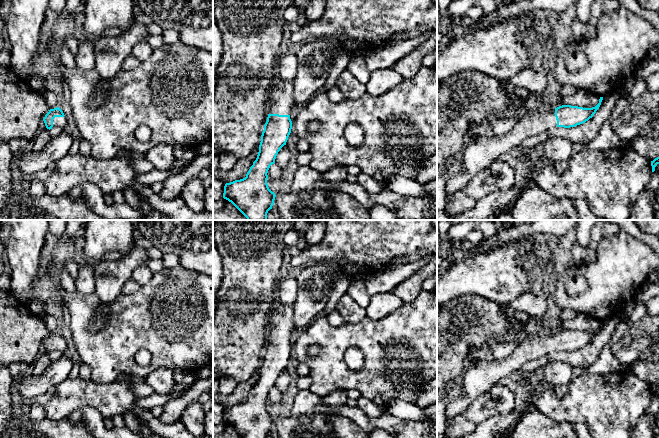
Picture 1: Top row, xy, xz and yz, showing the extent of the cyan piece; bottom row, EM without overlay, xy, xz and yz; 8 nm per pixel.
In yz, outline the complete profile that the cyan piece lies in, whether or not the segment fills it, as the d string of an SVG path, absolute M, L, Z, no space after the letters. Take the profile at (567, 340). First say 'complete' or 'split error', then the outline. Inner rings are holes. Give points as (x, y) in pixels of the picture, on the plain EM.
split error; M603 321L592 332L562 329L548 335L540 333L536 326L530 325L525 340L514 351L502 359L481 358L476 366L471 366L463 375L464 394L450 402L445 409L446 421L462 415L473 399L488 392L495 384L513 372L517 372L525 363L556 351L570 352L588 345L599 333Z

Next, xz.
split error; M283 304L271 312L269 337L257 382L245 402L224 410L223 422L242 438L267 438L272 433L276 419L268 411L267 397L291 357L290 337L295 331L293 315L292 307Z

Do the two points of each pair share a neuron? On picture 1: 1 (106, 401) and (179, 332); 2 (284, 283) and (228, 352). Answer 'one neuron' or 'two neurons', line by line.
1: two neurons
2: two neurons

